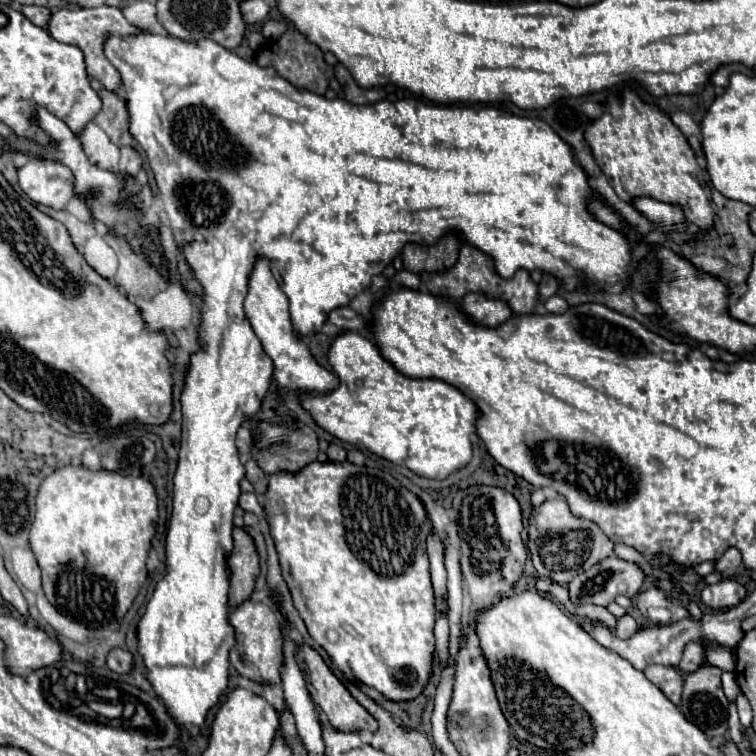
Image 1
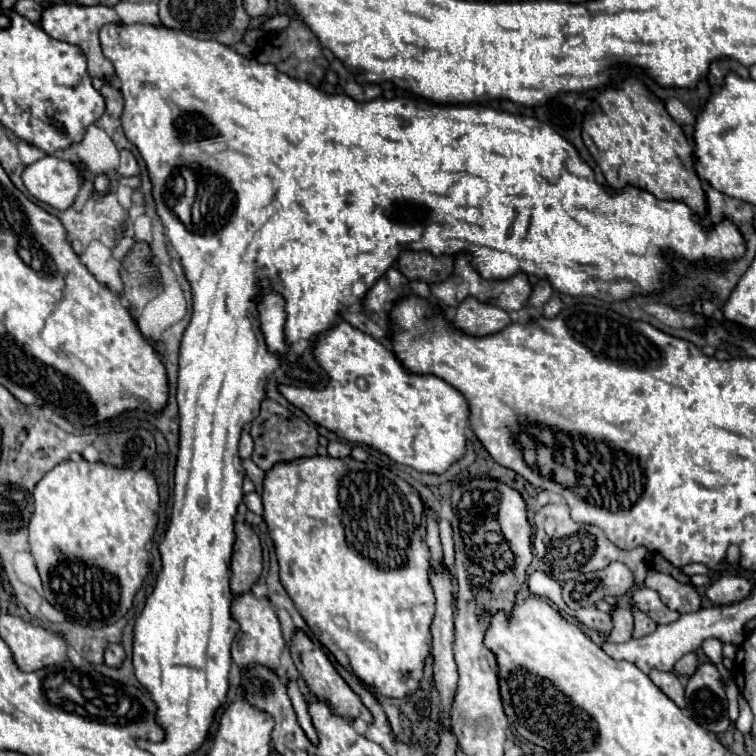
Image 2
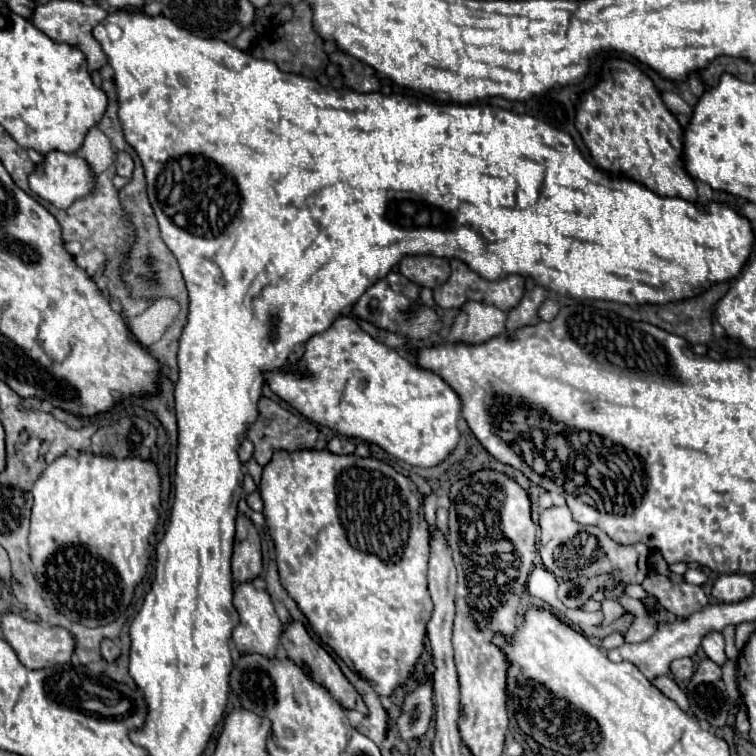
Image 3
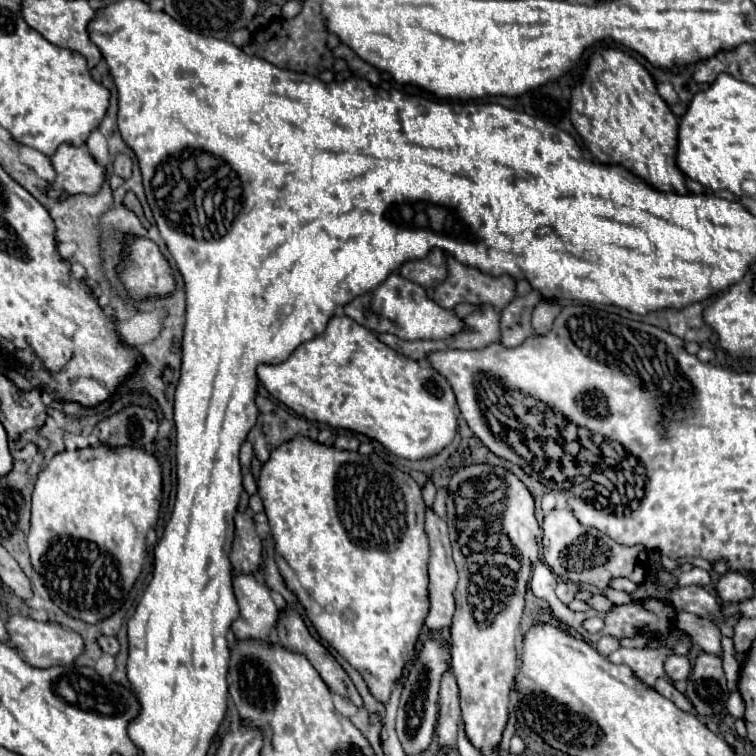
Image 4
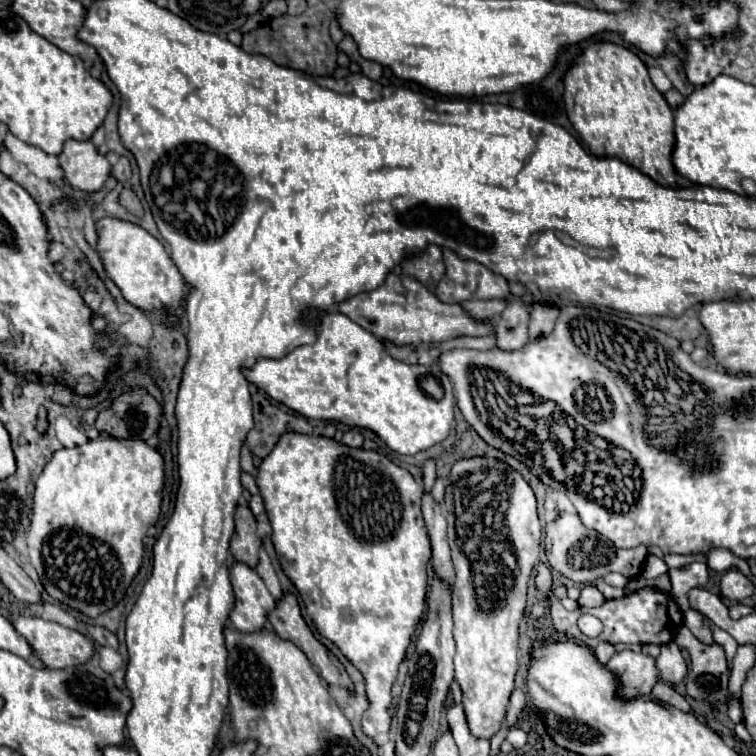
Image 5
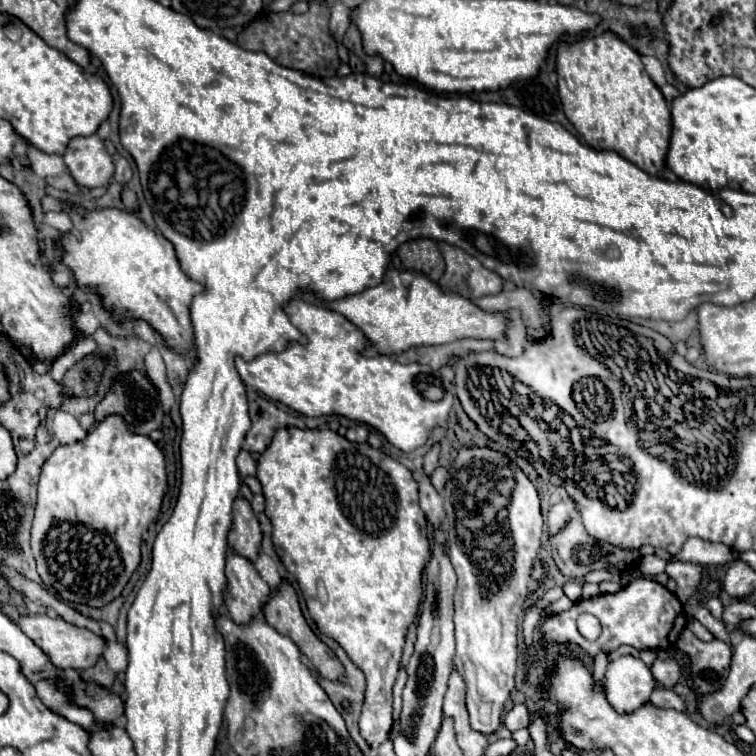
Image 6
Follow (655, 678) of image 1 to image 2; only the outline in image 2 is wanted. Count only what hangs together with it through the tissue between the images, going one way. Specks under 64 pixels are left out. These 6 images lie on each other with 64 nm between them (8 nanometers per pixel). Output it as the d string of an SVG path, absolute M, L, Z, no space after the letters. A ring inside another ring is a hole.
M654 670L654 672L650 672L648 676L650 676L650 680L652 680L670 700L674 700L680 708L686 706L684 688L682 688L682 684L680 684L680 680L678 680L678 676L676 676L674 672L658 672L658 670Z

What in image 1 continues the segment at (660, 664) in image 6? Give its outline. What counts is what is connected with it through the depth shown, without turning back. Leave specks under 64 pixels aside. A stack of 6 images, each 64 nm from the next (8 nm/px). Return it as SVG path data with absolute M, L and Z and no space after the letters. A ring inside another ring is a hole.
M690 642L690 644L686 646L686 650L684 650L684 656L682 656L680 664L678 664L678 670L690 674L690 672L694 672L700 664L702 664L702 646Z

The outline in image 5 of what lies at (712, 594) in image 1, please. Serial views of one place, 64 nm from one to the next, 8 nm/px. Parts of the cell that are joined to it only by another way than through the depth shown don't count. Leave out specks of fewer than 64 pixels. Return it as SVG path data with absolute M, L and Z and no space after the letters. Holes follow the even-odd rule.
M730 568L724 576L722 576L722 596L728 598L728 600L734 600L734 602L740 602L748 596L752 596L754 592L754 582L744 576L740 570L736 568Z

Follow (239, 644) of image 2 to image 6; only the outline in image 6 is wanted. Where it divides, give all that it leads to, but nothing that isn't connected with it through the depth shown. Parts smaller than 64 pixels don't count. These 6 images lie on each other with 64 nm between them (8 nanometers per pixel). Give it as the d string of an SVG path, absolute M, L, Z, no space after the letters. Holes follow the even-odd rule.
M228 548L226 554L226 580L226 610L234 622L244 624L260 612L266 596L270 594L270 588L256 572L252 562L236 554L232 548Z

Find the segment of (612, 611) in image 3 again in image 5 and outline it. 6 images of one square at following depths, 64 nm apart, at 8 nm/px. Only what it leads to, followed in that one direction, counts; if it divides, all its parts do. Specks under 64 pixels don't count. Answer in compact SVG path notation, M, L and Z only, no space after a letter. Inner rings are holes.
M586 584L586 586L582 588L582 596L580 596L578 604L580 604L580 606L600 606L604 600L606 600L606 598L602 596L602 592L600 592L594 584Z

